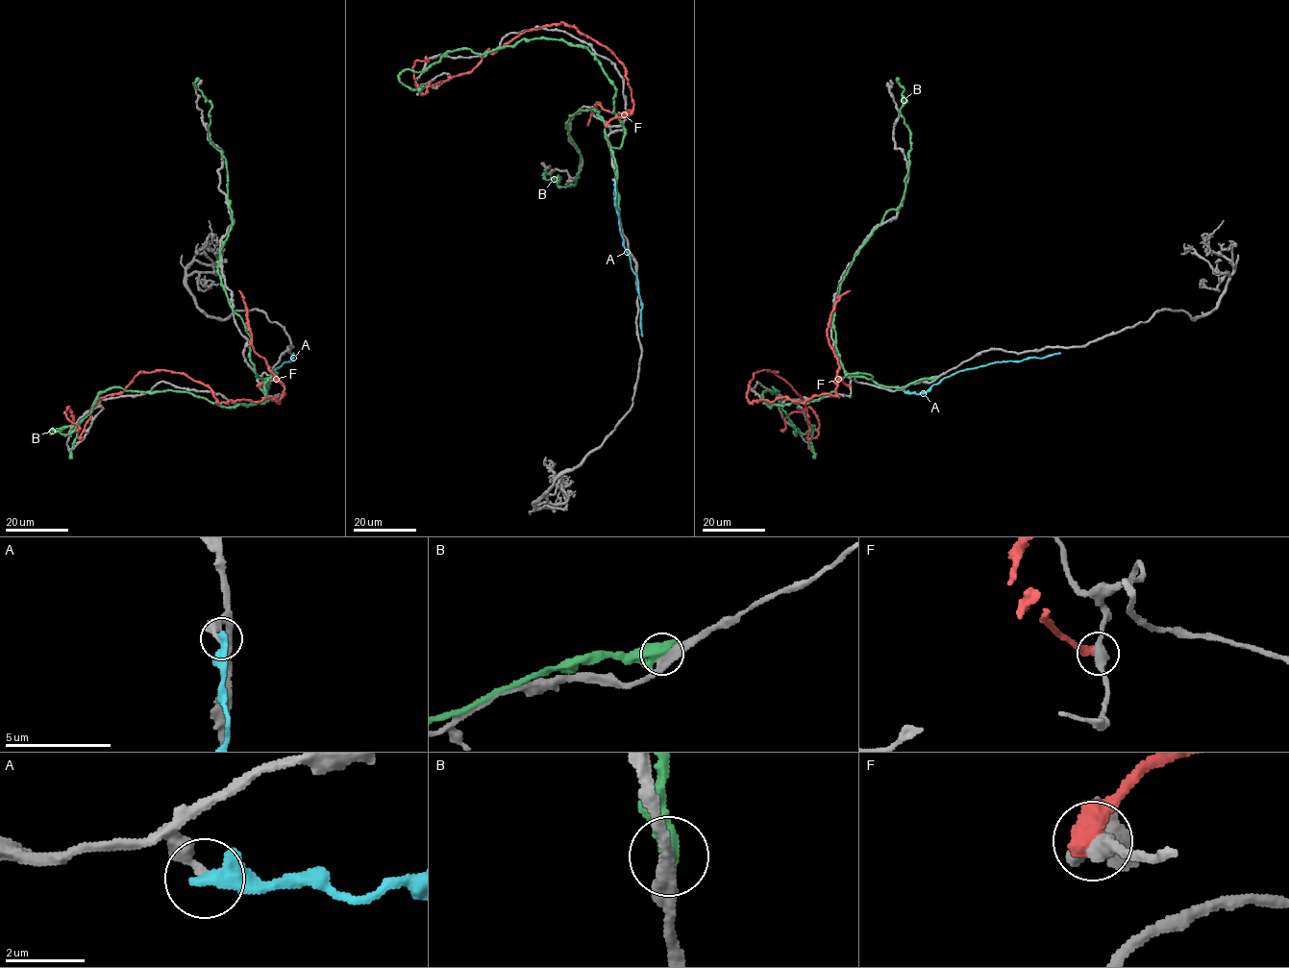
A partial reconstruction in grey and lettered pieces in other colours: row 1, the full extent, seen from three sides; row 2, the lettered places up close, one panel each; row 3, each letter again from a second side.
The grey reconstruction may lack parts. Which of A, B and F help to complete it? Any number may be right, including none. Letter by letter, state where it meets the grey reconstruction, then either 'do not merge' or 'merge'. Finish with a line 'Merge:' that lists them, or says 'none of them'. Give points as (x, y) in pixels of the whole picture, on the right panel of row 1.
A: (905, 392) | do not merge
B: (934, 378) | do not merge
F: (850, 385) | do not merge
Merge: none of them

